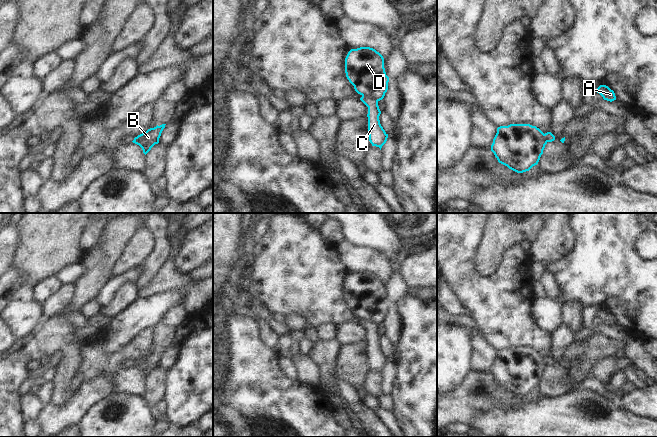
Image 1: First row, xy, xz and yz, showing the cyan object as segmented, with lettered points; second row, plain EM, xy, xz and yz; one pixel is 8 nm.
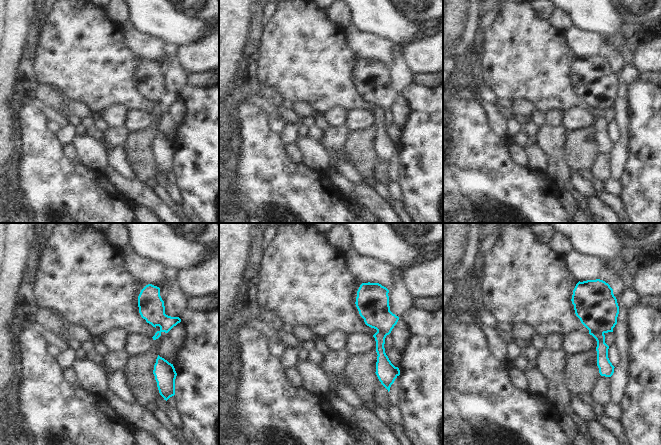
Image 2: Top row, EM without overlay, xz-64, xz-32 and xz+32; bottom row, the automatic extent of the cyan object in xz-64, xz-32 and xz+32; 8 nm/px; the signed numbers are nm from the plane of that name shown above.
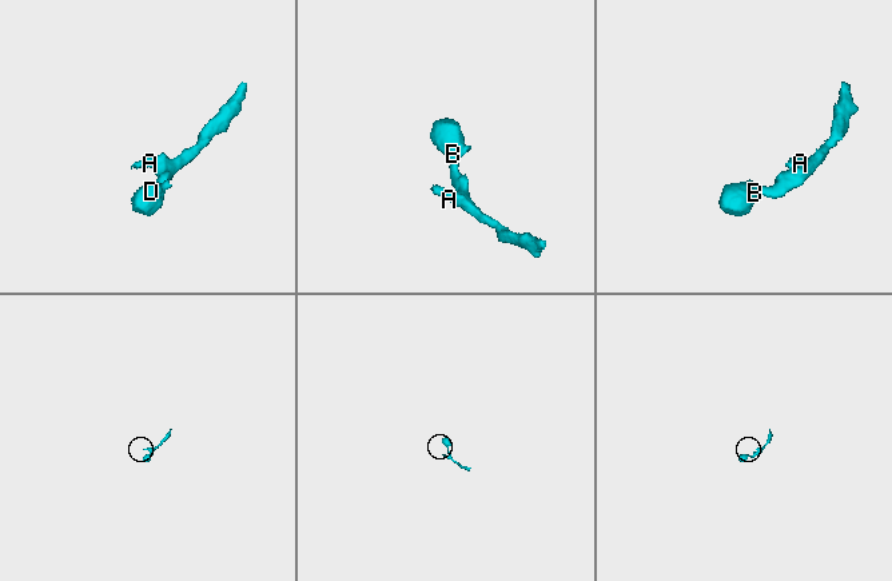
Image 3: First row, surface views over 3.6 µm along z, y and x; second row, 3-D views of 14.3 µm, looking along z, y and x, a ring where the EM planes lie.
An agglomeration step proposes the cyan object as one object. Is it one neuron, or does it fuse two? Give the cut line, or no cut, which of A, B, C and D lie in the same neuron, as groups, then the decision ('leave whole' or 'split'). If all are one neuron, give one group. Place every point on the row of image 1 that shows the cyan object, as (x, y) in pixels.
cut xz (362, 95), (373, 97), (377, 101); groups A C / B D; split

